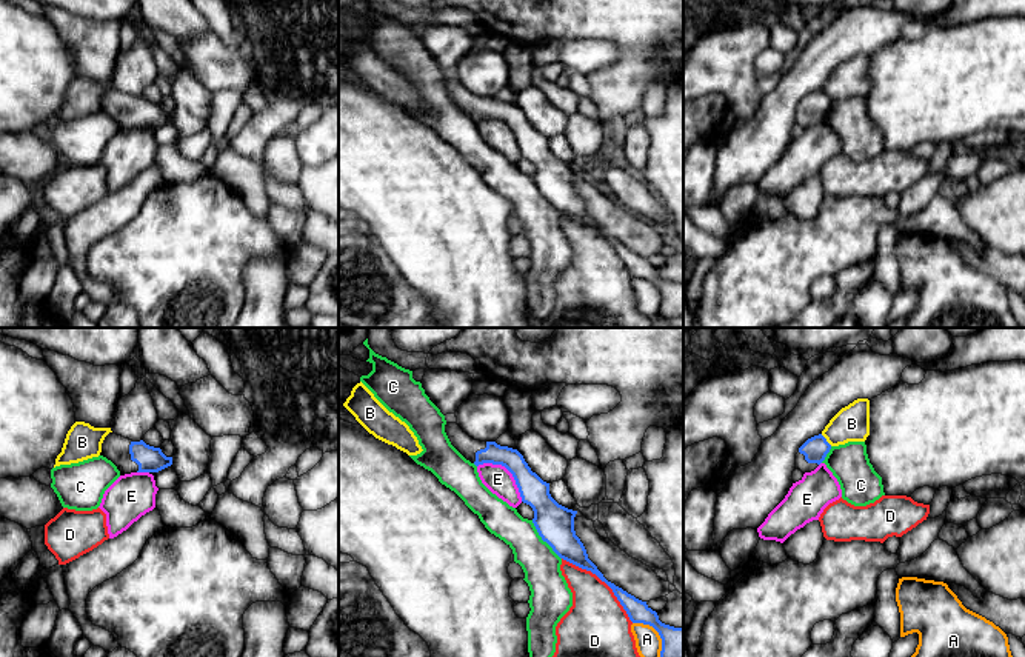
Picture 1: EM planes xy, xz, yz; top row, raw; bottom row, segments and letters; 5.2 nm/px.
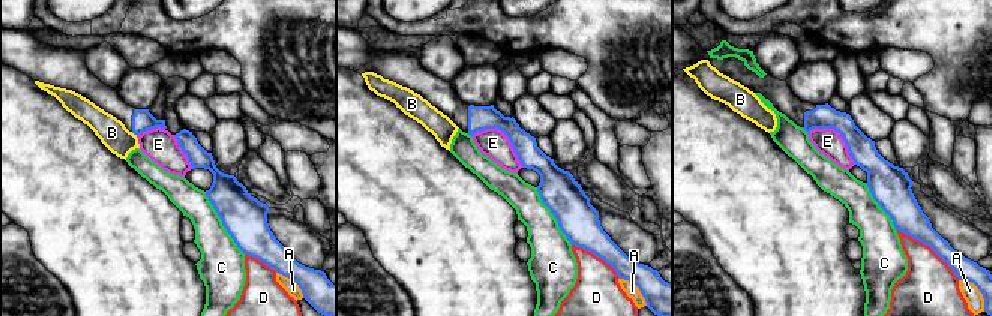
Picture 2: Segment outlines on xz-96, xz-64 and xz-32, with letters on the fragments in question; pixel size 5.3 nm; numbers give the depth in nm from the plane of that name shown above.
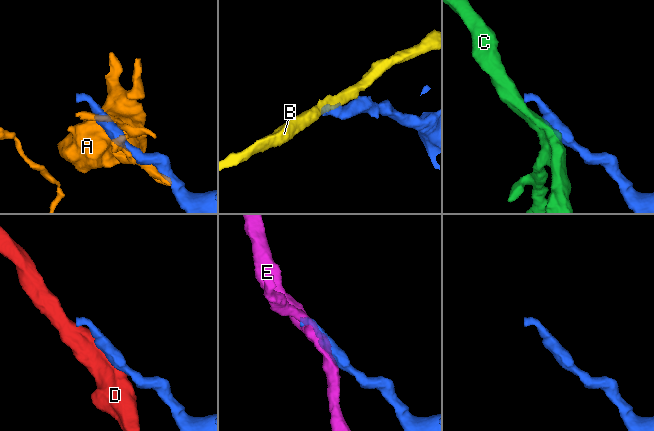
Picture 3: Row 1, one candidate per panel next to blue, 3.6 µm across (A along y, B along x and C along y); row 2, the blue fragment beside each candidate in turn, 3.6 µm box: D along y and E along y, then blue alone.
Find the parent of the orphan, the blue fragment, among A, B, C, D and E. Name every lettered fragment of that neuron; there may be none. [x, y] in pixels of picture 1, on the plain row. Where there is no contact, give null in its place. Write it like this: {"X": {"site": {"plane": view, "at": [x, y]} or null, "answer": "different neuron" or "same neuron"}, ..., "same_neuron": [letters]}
{"A": {"site": {"plane": "xz", "at": [659, 290]}, "answer": "different neuron"}, "B": {"site": {"plane": "yz", "at": [825, 96]}, "answer": "different neuron"}, "C": {"site": {"plane": "xz", "at": [544, 196]}, "answer": "different neuron"}, "D": {"site": {"plane": "xz", "at": [604, 236]}, "answer": "different neuron"}, "E": {"site": {"plane": "xz", "at": [508, 125]}, "answer": "different neuron"}, "same_neuron": []}

